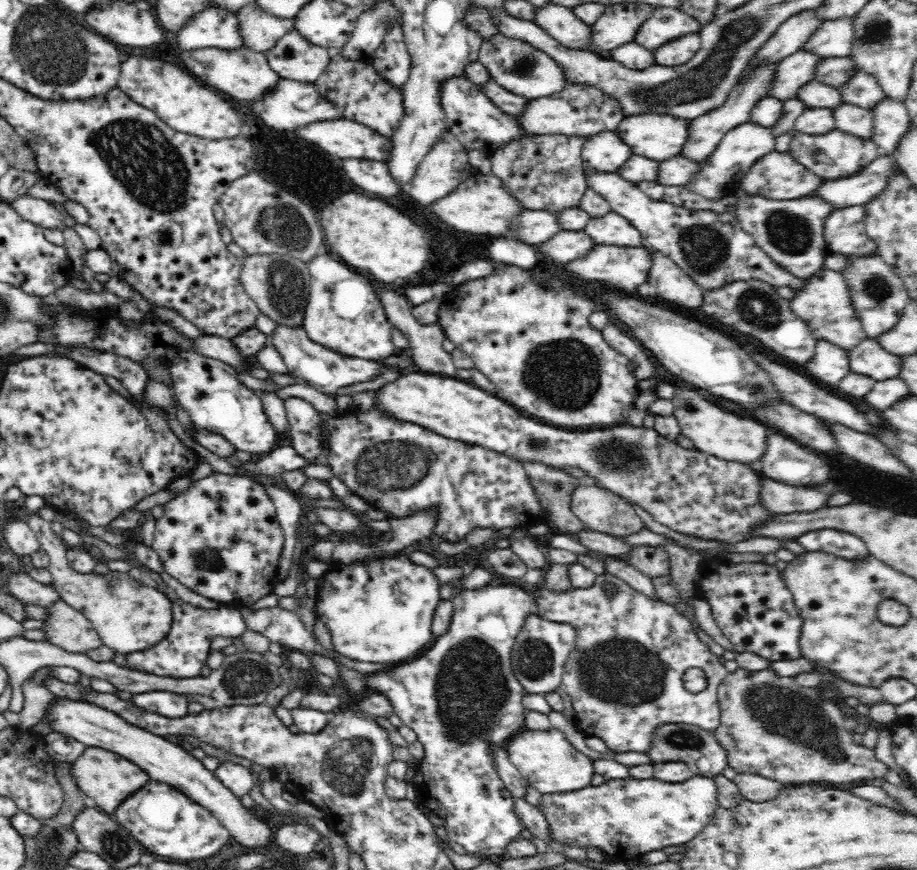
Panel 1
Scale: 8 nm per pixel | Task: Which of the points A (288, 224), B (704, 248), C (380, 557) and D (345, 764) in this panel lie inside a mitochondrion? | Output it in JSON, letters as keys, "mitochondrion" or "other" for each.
{"A":"mitochondrion","B":"mitochondrion","C":"other","D":"mitochondrion"}

